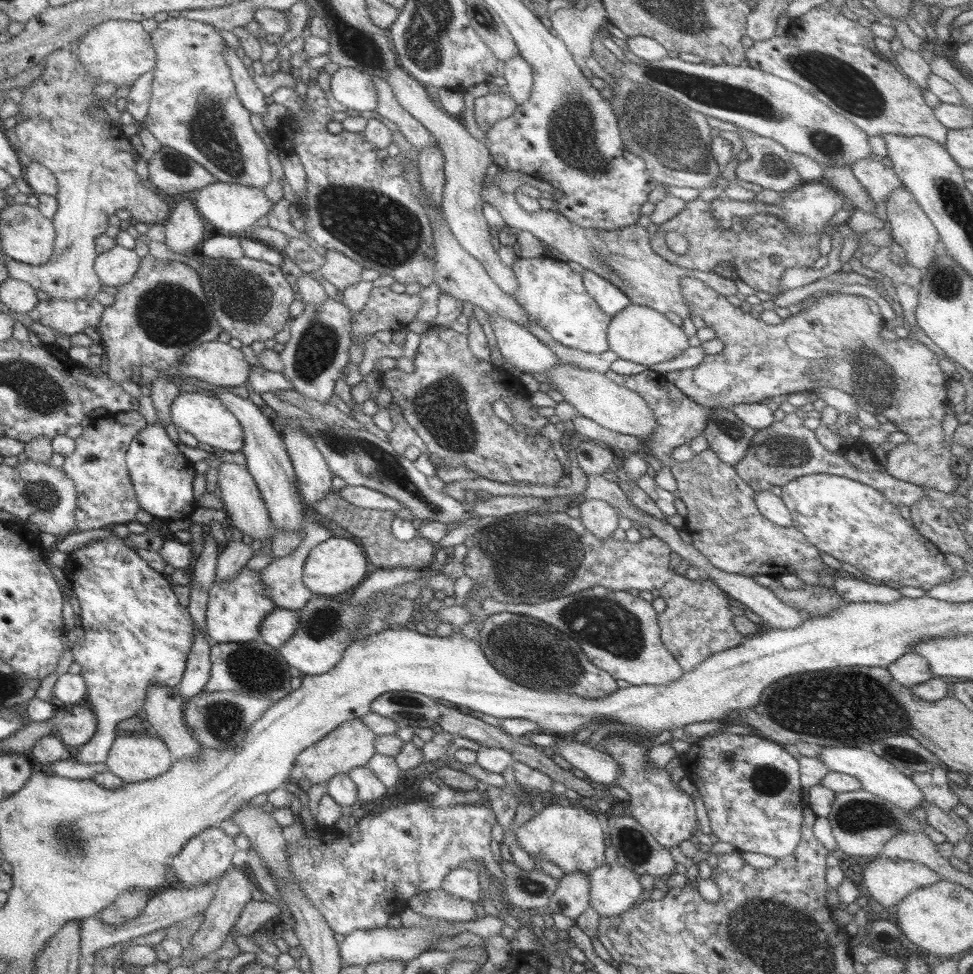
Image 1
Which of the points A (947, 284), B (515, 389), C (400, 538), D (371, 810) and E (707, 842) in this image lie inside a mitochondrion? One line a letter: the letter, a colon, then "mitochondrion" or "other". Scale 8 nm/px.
A: mitochondrion
B: other
C: other
D: other
E: other

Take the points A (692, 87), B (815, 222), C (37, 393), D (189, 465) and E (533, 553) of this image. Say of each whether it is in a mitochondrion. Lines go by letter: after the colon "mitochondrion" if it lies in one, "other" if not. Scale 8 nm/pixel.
A: mitochondrion
B: other
C: mitochondrion
D: other
E: mitochondrion

